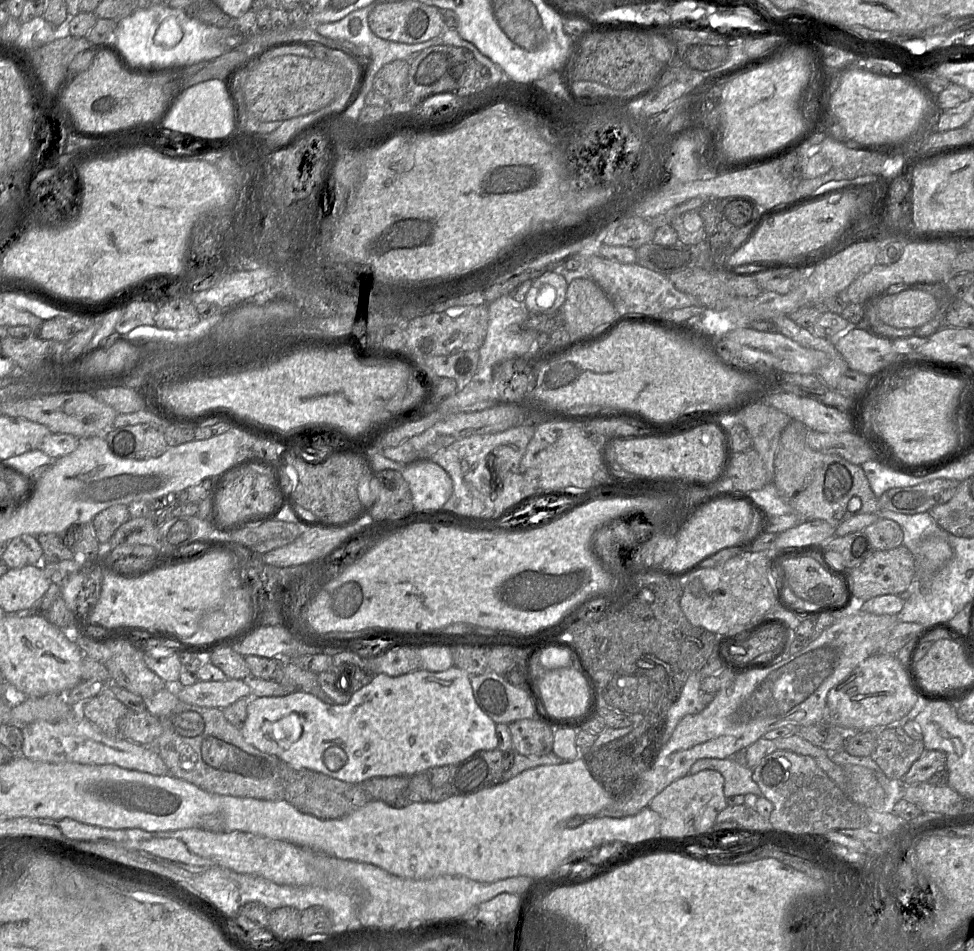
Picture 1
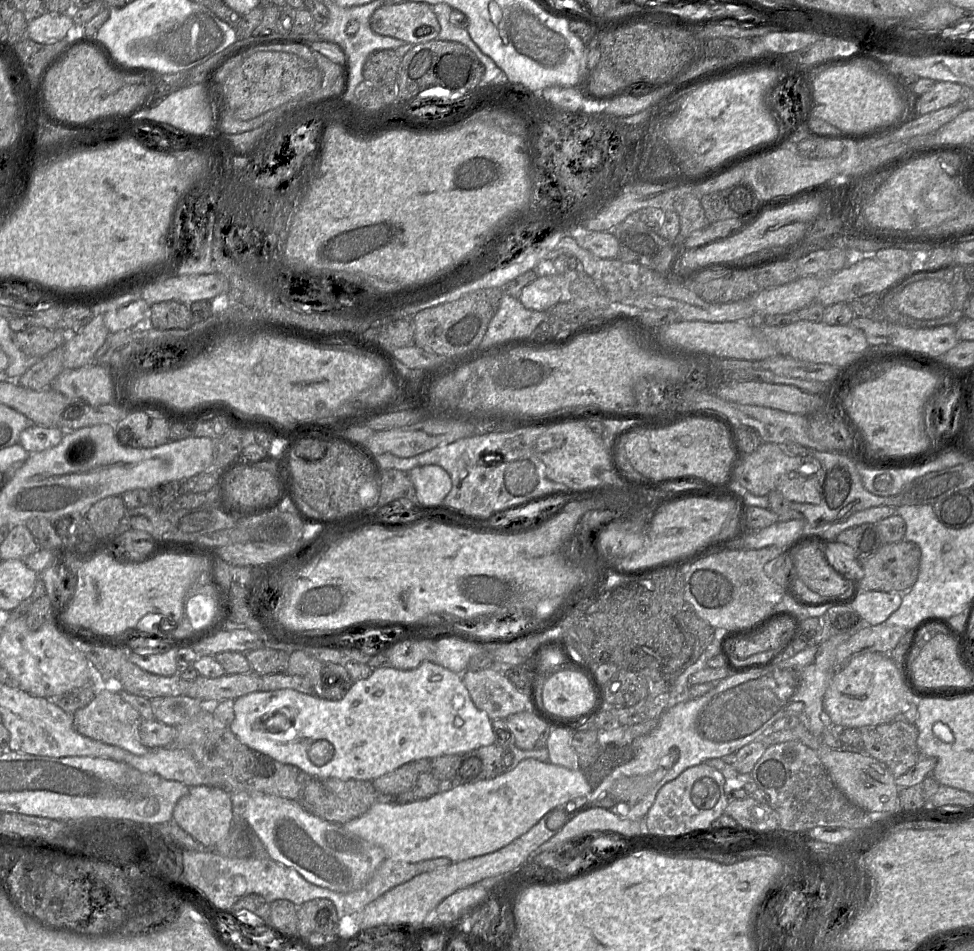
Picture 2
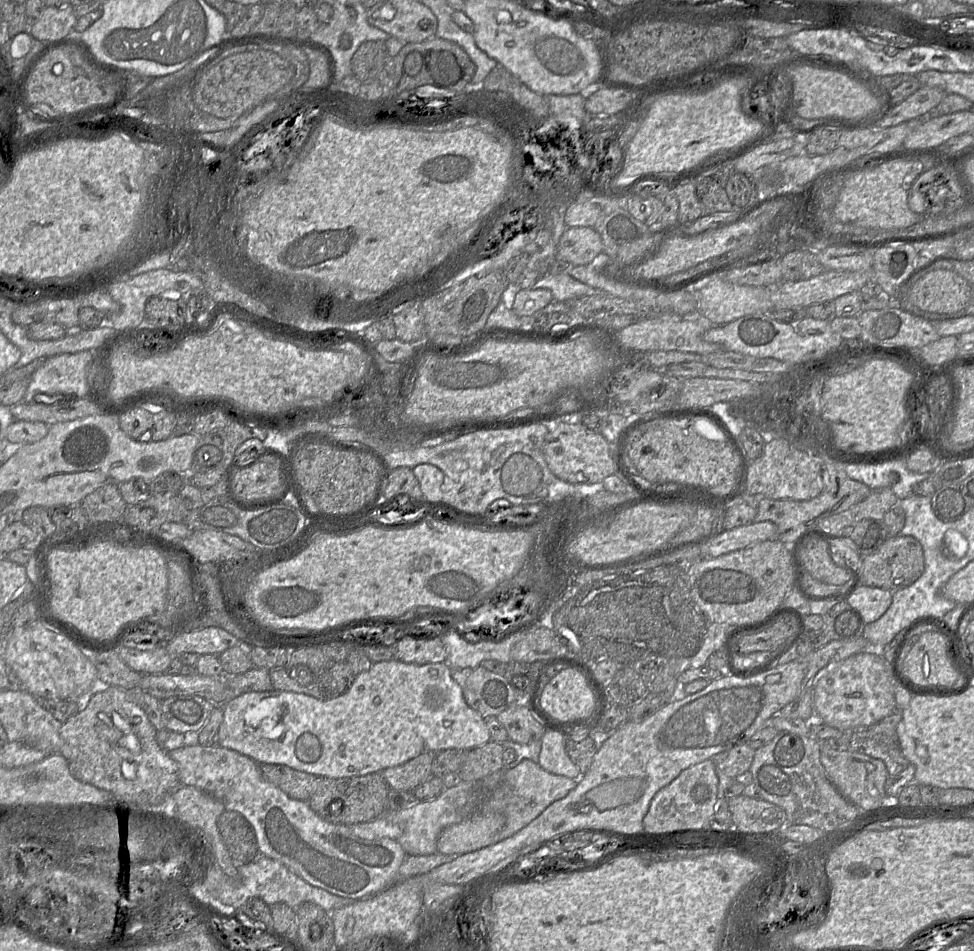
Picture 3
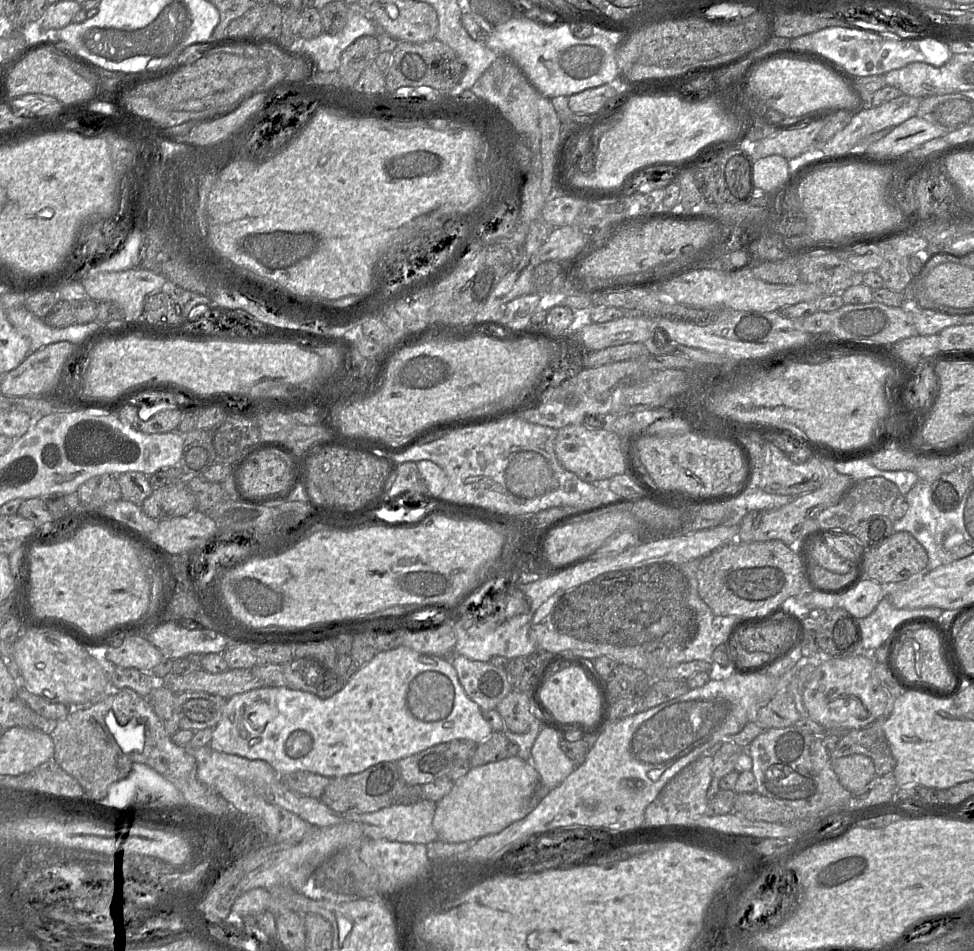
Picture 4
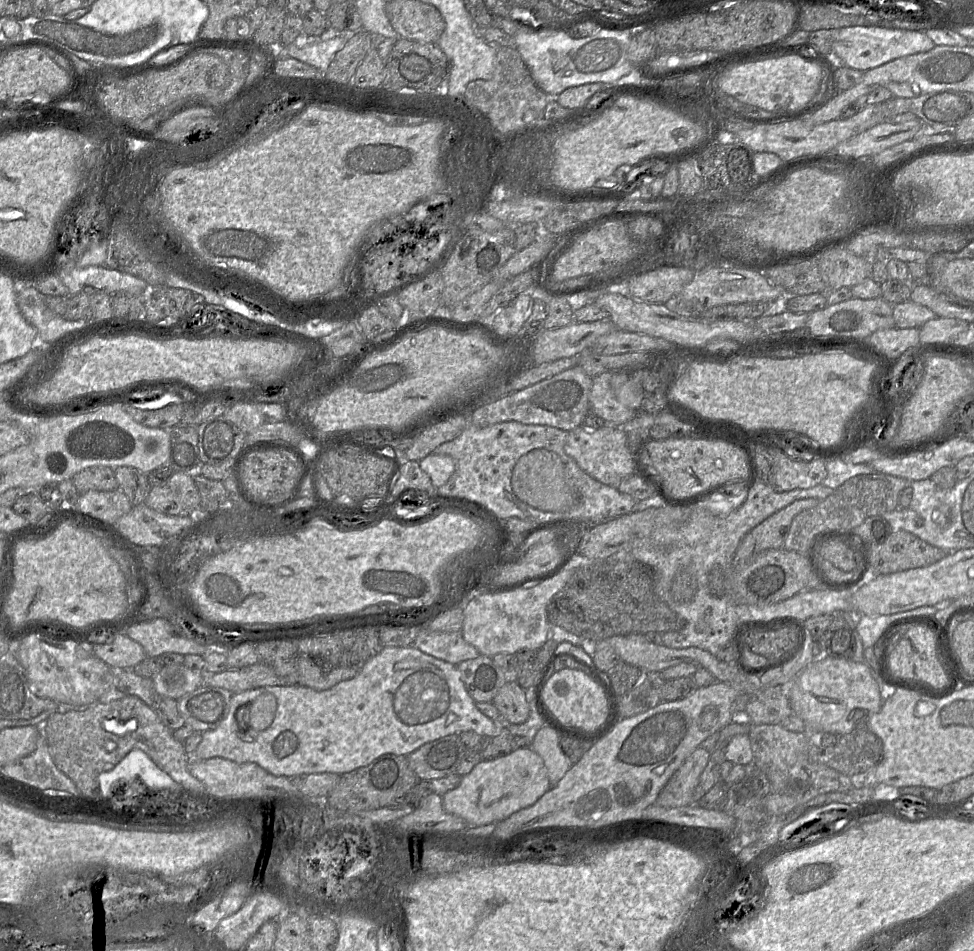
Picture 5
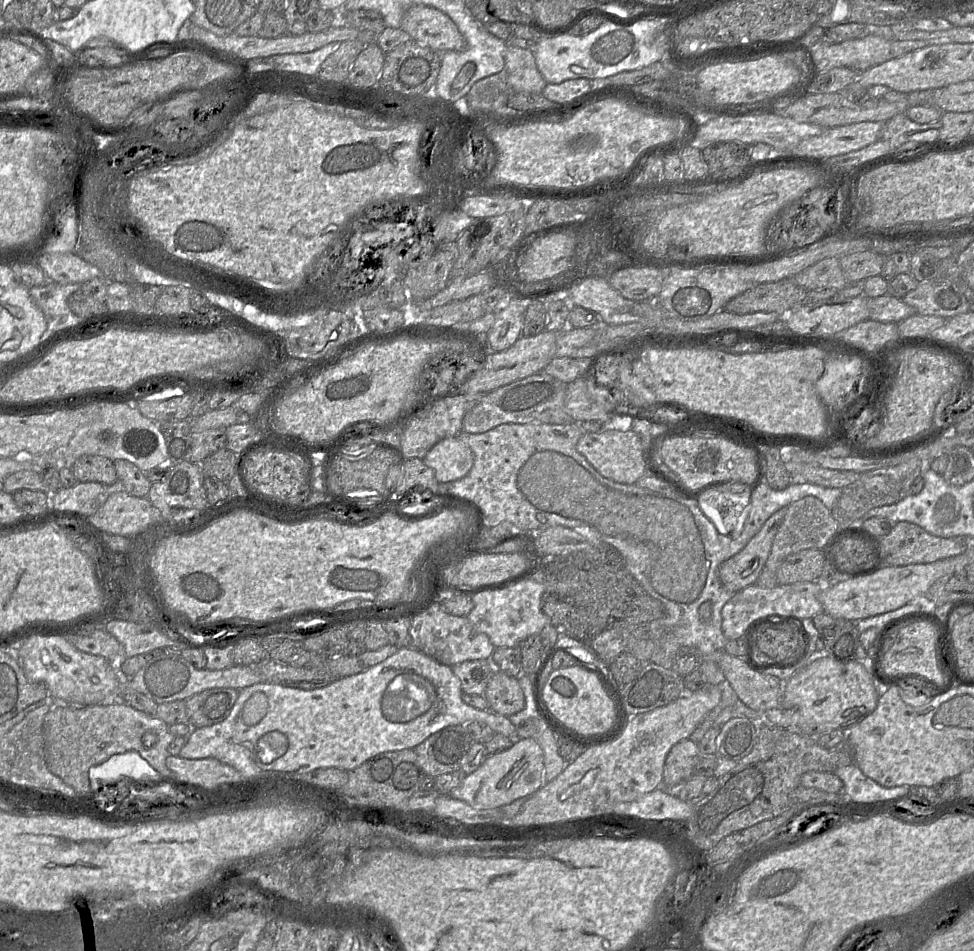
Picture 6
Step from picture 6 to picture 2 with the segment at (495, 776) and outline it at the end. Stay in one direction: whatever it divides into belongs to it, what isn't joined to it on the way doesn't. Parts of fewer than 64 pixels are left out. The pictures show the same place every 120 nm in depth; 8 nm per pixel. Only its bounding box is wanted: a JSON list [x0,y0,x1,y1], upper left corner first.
[342,758,592,863]

